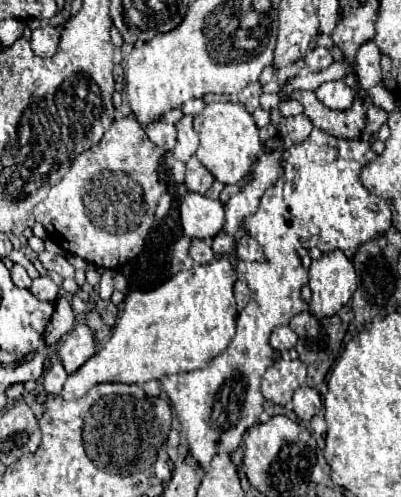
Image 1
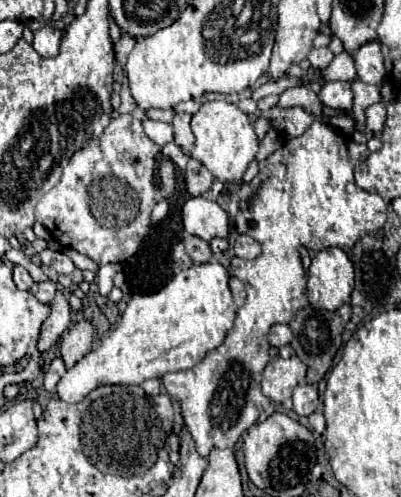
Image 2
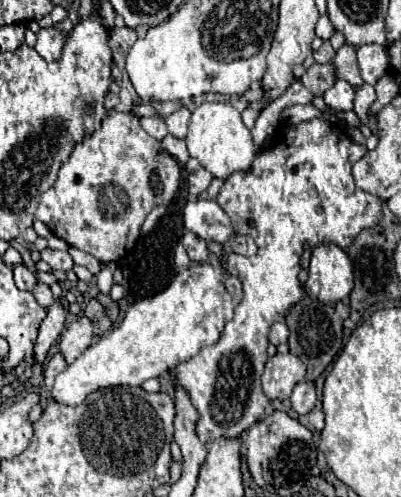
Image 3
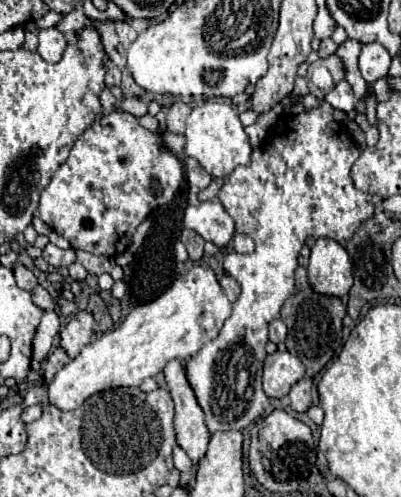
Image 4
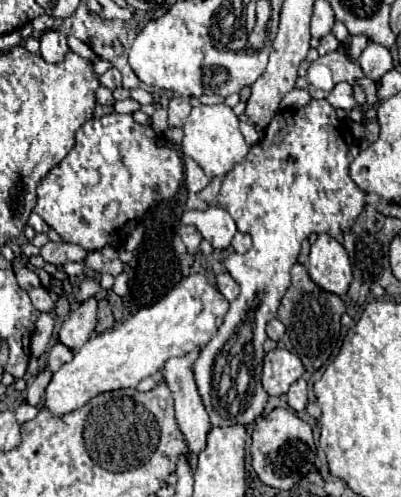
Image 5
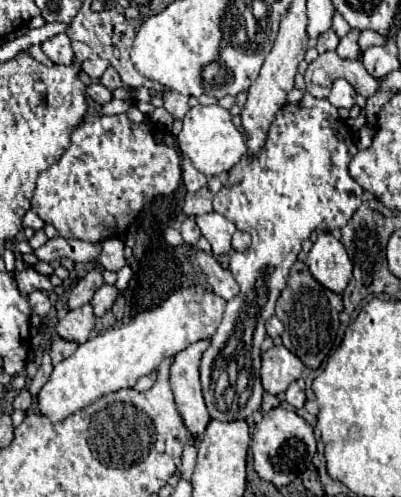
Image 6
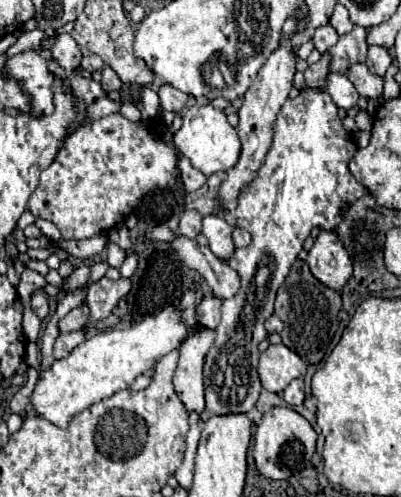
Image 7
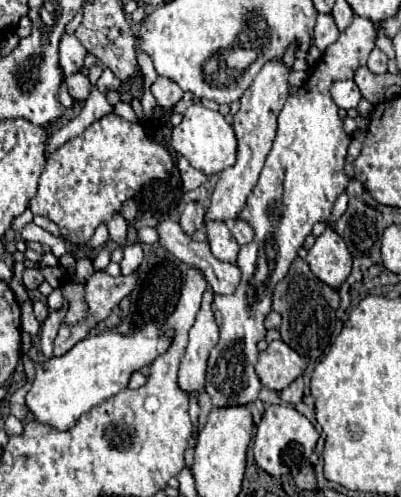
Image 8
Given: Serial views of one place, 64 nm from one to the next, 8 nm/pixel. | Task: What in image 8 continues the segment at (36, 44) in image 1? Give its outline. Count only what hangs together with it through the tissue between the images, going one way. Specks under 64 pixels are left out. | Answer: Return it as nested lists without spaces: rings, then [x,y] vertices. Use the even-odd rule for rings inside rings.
[[[72,34],[62,36],[62,40],[60,40],[60,66],[66,76],[82,70],[86,54],[88,54],[86,48],[78,42],[76,36],[72,36]]]

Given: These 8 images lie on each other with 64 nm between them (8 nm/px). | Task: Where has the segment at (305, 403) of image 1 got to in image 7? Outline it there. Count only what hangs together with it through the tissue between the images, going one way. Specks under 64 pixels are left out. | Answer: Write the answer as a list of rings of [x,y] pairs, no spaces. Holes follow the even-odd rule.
[[[296,378],[294,382],[288,384],[288,388],[284,390],[282,398],[290,404],[290,406],[298,406],[304,402],[304,380],[302,378]]]

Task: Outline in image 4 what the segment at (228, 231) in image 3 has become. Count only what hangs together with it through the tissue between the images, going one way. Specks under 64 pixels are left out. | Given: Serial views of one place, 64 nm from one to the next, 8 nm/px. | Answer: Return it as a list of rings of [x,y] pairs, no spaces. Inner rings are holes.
[[[202,202],[184,210],[184,226],[196,230],[204,240],[216,246],[226,246],[234,236],[234,220],[228,216],[220,202]]]

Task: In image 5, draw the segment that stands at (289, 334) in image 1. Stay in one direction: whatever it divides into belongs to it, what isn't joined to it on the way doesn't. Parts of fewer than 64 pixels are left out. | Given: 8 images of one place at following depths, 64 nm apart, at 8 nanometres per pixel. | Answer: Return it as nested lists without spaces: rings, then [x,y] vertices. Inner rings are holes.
[[[272,318],[272,320],[268,322],[268,336],[270,336],[272,340],[280,340],[280,338],[284,336],[284,332],[286,332],[286,328],[284,328],[284,324],[282,324],[278,318]]]

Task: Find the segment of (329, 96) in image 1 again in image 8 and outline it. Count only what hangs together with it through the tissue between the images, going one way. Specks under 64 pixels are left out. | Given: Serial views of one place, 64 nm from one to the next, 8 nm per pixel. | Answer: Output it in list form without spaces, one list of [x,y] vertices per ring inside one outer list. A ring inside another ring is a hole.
[[[354,80],[334,82],[332,88],[330,88],[330,92],[332,92],[332,100],[336,102],[336,106],[344,108],[344,110],[356,108],[358,102],[360,102],[360,98],[362,98],[362,94],[360,94],[360,90],[358,90],[358,86],[356,86]]]

